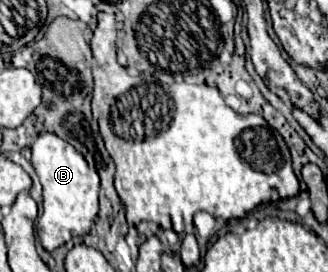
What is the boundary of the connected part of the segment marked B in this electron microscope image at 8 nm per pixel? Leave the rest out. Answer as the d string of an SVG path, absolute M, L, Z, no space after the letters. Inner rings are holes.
M42 133L32 145L32 165L44 187L44 207L38 218L38 237L46 251L68 243L72 237L88 235L94 217L98 215L100 178L97 171L92 171L86 159L64 139Z

